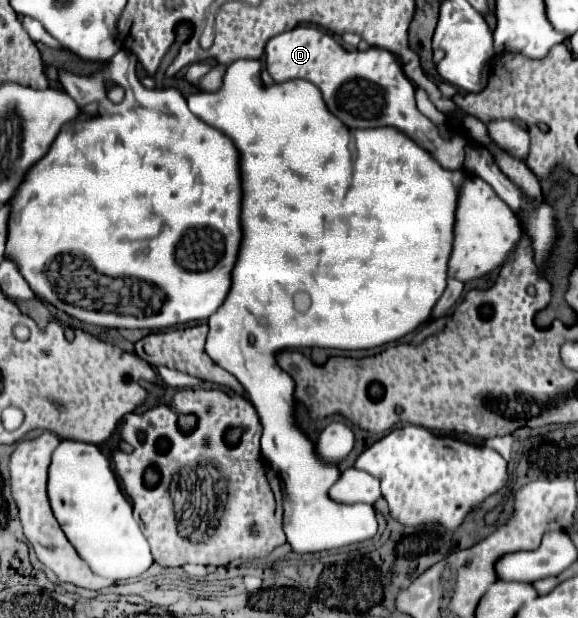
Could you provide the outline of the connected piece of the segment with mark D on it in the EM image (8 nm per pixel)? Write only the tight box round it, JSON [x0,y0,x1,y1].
[266,26,466,170]

